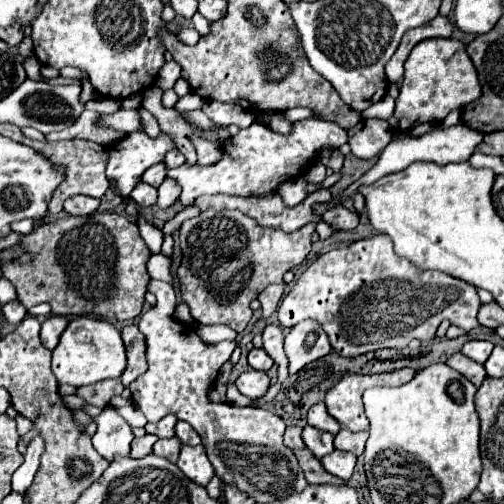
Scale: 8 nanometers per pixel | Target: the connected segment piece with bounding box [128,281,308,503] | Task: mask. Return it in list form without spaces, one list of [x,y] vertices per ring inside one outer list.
[[[150,281],[148,291],[152,291],[156,295],[156,305],[148,313],[144,313],[140,317],[140,323],[138,323],[140,331],[146,335],[148,371],[144,375],[140,375],[136,381],[132,381],[128,387],[136,407],[146,415],[146,419],[150,423],[160,421],[164,415],[170,415],[170,413],[176,415],[178,419],[188,421],[198,431],[198,435],[202,437],[202,445],[208,453],[210,463],[214,465],[216,475],[226,485],[234,485],[234,487],[242,489],[242,493],[246,493],[248,497],[254,497],[256,503],[282,499],[282,497],[288,497],[292,493],[302,493],[302,489],[306,489],[308,483],[306,483],[306,477],[298,465],[298,459],[294,457],[294,451],[288,449],[282,441],[284,431],[286,431],[284,419],[272,411],[262,409],[262,407],[236,407],[230,403],[212,403],[208,397],[208,389],[214,383],[222,363],[230,359],[230,353],[234,351],[236,341],[222,341],[218,345],[206,345],[196,335],[196,329],[182,325],[174,319],[176,293],[174,293],[174,287],[170,283]]]

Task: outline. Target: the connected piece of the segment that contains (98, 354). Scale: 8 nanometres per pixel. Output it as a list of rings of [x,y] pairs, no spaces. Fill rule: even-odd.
[[[88,315],[74,317],[66,331],[60,337],[60,343],[52,351],[52,371],[58,379],[58,385],[92,385],[102,379],[118,379],[126,369],[126,351],[124,341],[116,327],[108,321],[100,321]]]

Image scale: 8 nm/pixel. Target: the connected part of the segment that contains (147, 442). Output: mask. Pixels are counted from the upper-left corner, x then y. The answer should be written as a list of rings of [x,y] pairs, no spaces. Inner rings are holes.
[[[144,435],[144,437],[140,437],[140,439],[134,439],[132,441],[132,457],[134,459],[138,459],[138,457],[146,457],[146,455],[150,455],[152,453],[152,445],[158,441],[158,437],[154,437],[154,435]]]

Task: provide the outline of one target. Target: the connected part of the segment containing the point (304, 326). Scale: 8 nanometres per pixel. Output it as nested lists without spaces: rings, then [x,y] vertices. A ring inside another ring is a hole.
[[[300,321],[284,339],[290,375],[298,373],[310,361],[316,361],[332,351],[330,341],[316,321]]]

